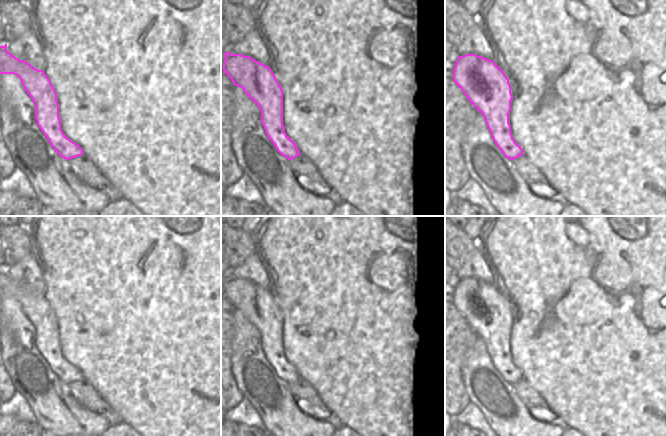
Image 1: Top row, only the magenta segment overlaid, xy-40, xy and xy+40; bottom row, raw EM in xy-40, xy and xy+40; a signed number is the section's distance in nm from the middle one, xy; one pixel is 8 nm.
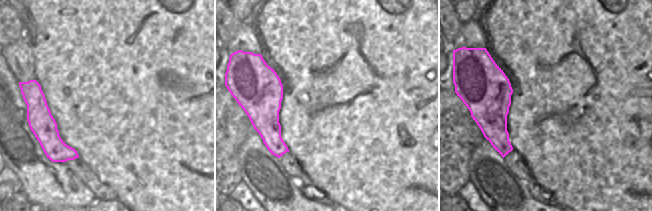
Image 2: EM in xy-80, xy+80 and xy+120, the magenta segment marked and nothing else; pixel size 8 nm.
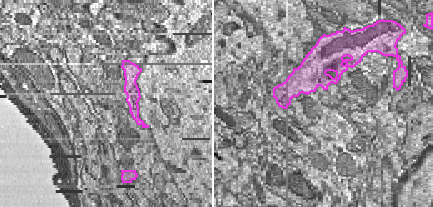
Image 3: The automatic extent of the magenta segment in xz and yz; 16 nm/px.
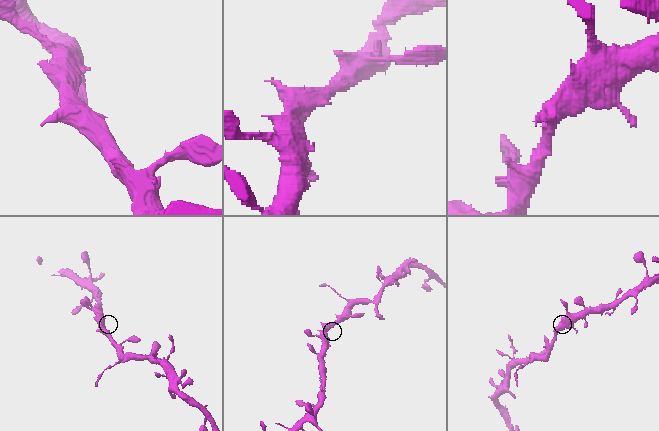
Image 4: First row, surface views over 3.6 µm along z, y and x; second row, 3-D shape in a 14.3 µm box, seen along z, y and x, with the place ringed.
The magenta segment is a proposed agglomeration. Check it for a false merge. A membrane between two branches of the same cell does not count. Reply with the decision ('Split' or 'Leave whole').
Leave whole.

